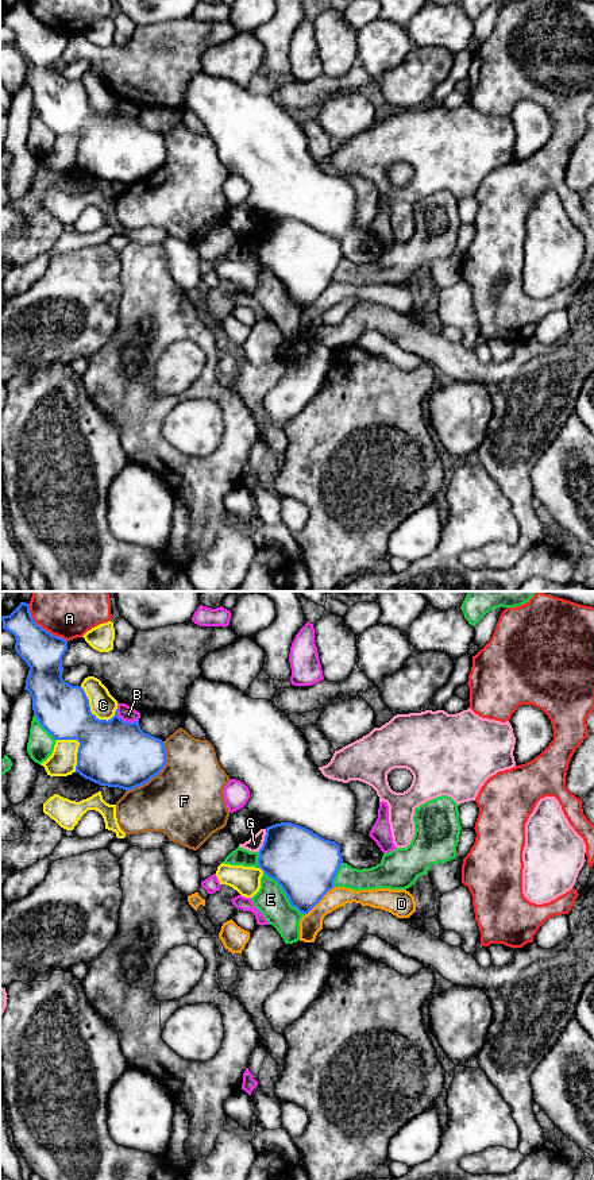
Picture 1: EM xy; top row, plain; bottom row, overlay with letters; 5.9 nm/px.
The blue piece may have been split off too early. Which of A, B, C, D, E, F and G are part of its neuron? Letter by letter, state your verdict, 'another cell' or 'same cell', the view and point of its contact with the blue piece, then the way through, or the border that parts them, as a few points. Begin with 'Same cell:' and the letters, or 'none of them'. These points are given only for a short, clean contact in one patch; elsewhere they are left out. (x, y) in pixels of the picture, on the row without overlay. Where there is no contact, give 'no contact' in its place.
Same cell: none of them
A: another cell; contact xy (42, 23)
B: another cell; contact xy (124, 116)
C: another cell; contact xy (89, 105)
D: another cell; contact xy (319, 296); border xy (334, 282), (304, 311)
E: another cell; contact xy (285, 288)
F: another cell; contact xy (157, 169)
G: another cell; contact xy (265, 235)

